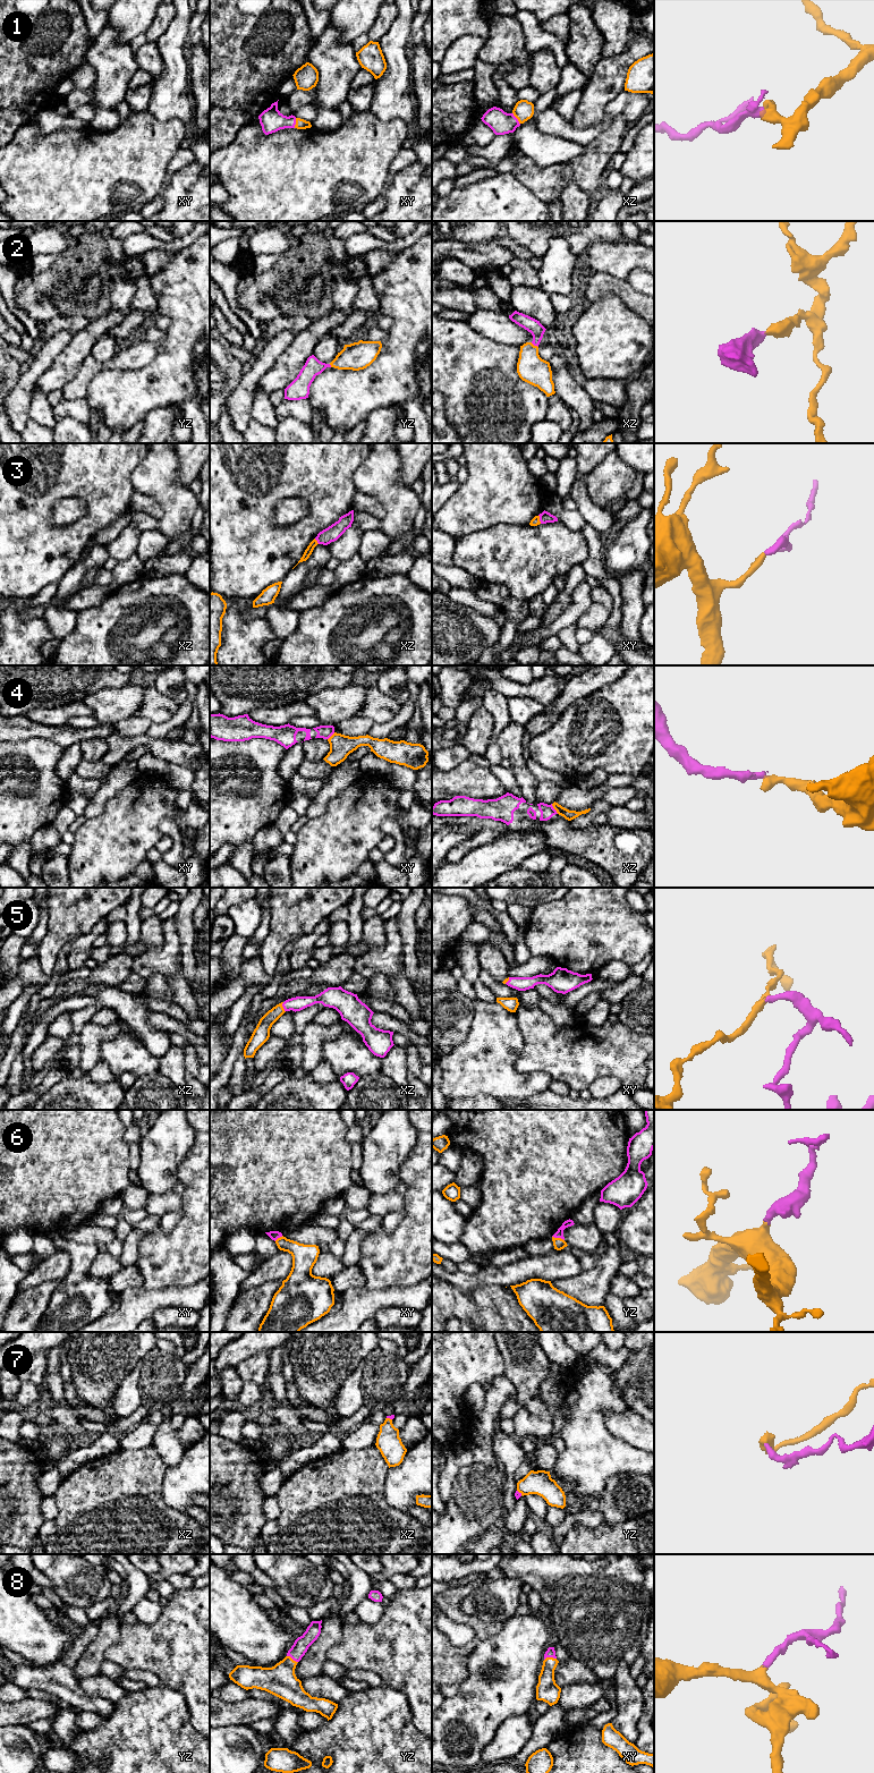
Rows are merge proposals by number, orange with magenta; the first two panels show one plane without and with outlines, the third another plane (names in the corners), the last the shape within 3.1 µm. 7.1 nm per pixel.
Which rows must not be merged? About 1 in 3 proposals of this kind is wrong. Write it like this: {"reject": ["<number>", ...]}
{"reject": ["4"]}

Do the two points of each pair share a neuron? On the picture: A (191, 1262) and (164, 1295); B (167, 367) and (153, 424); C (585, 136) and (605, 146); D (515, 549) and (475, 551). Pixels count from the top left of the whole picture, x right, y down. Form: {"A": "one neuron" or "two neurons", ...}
{"A": "two neurons", "B": "two neurons", "C": "two neurons", "D": "one neuron"}

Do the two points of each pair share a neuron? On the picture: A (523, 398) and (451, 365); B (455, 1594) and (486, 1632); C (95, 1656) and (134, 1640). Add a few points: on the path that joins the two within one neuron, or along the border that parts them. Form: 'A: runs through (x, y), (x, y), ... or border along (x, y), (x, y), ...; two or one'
A: runs through (505, 398), (495, 398), (469, 372); one
B: runs through (455, 1605), (455, 1609), (465, 1619), (475, 1623); one
C: border along (119, 1630), (119, 1639), (107, 1650), (104, 1657); two

